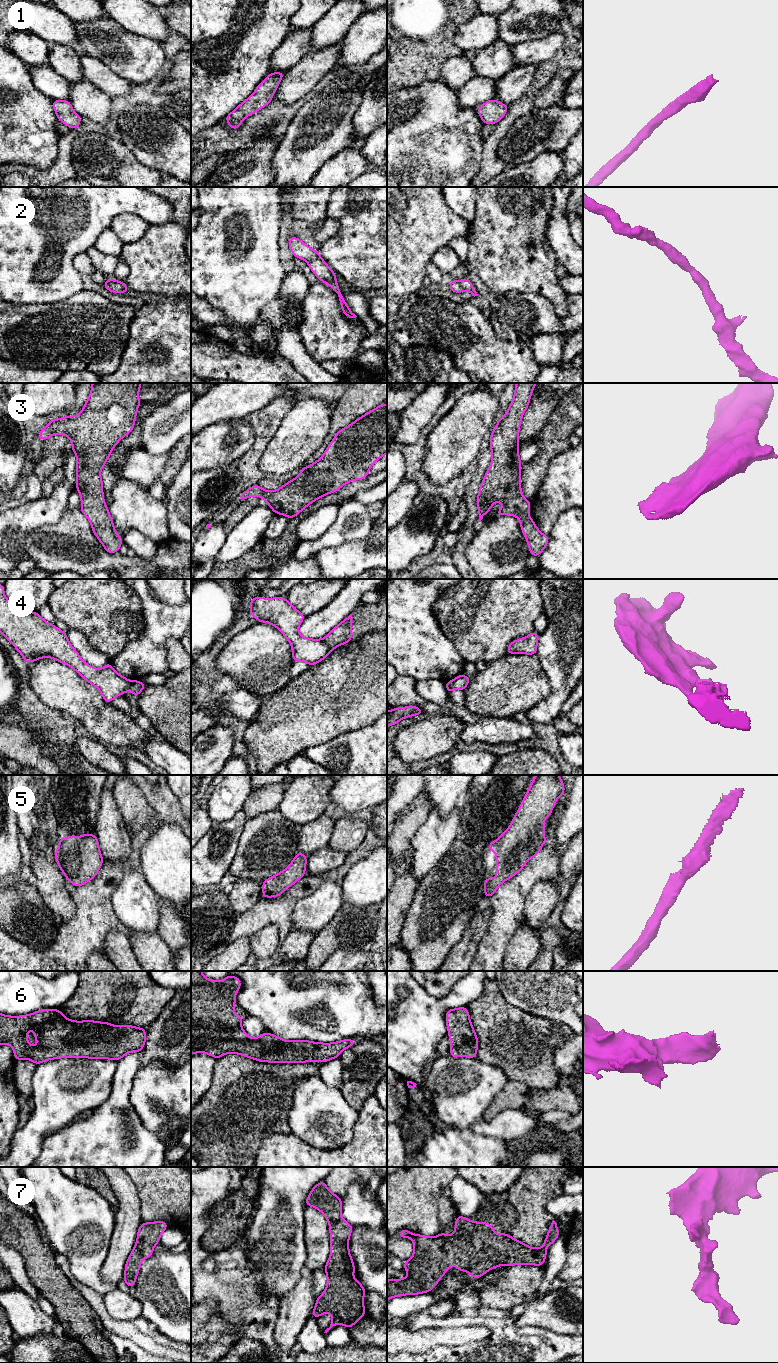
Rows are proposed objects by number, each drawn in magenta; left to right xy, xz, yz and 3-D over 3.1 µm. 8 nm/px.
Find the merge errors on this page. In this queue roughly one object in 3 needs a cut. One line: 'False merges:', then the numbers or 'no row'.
False merges: 4

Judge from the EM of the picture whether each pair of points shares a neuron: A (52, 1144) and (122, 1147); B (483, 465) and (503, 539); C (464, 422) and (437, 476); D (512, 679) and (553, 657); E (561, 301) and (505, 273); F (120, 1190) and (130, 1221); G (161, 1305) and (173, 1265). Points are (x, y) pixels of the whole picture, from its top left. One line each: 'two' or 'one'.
A: one
B: two
C: one
D: two
E: one
F: one
G: one

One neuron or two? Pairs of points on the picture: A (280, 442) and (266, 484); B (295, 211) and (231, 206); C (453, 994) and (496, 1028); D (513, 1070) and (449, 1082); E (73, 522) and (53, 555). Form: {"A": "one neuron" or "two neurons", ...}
{"A": "two neurons", "B": "two neurons", "C": "two neurons", "D": "two neurons", "E": "one neuron"}

